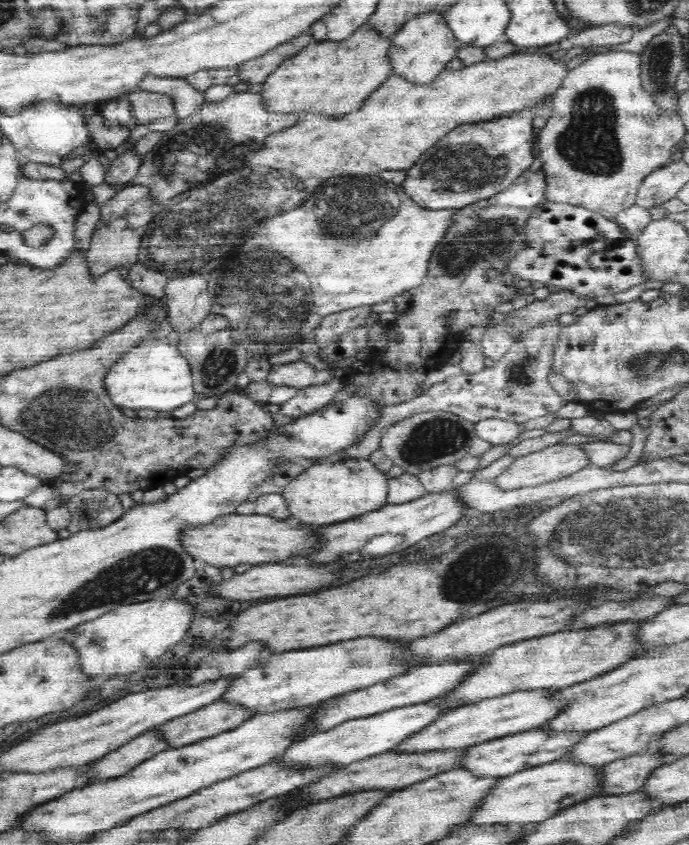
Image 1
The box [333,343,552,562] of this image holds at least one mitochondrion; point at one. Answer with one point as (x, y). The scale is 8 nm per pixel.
(439, 437)

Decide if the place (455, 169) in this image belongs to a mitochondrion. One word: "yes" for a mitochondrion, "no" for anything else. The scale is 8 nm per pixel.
yes

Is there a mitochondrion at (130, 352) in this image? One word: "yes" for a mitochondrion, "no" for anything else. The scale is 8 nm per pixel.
no

